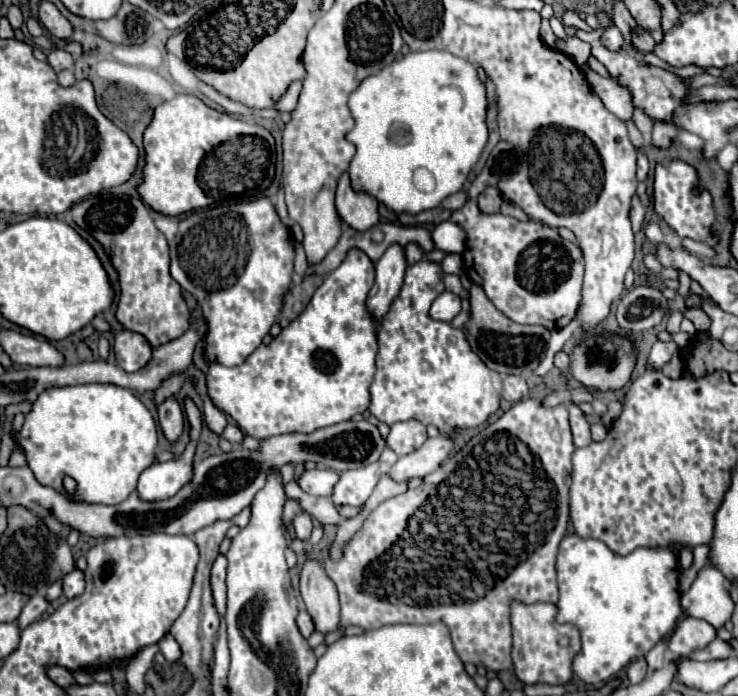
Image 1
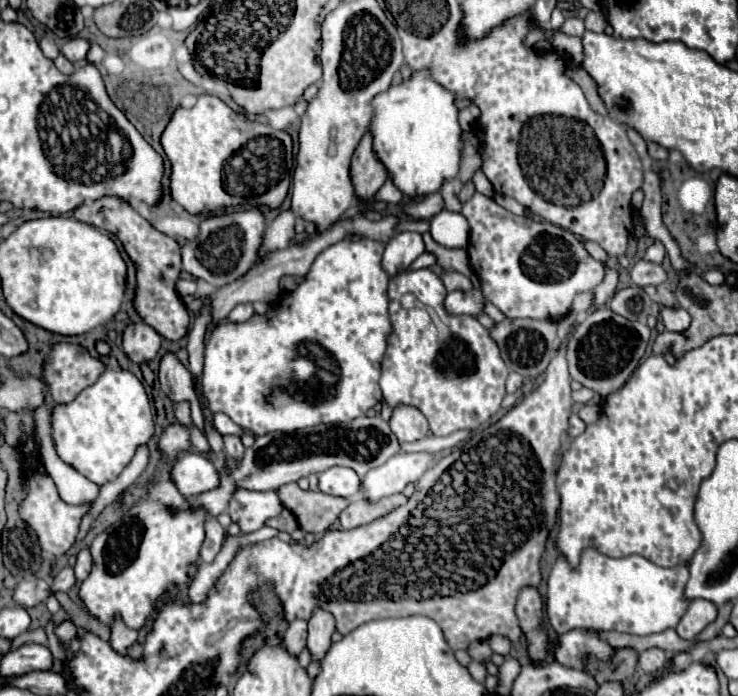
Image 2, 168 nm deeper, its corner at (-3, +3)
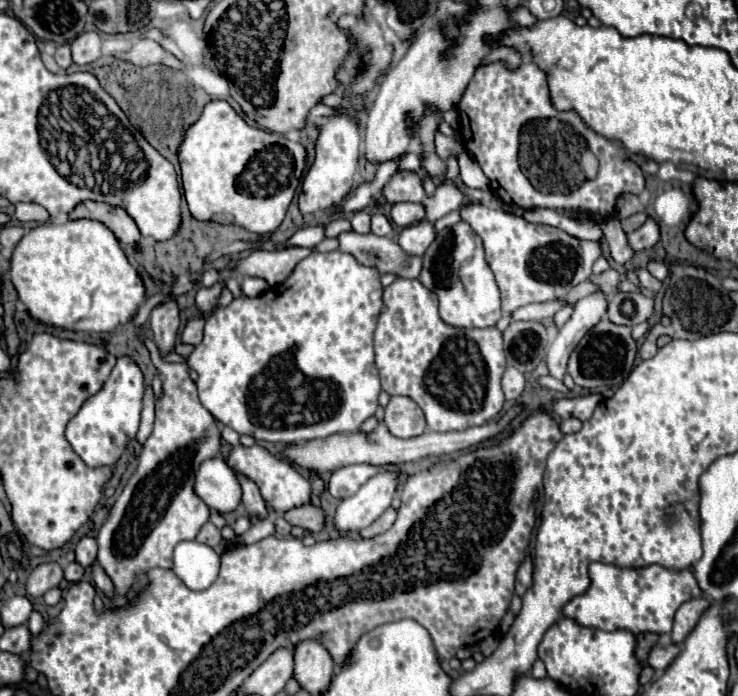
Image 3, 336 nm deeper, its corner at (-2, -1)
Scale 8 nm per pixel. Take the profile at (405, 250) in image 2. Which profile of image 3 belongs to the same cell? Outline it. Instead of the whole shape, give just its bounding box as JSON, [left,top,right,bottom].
[398,220,436,256]

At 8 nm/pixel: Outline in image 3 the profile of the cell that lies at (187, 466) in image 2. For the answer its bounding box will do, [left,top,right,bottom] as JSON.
[194,456,242,514]

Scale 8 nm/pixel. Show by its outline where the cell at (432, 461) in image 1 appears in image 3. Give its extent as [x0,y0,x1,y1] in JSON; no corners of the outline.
[334,472,402,534]

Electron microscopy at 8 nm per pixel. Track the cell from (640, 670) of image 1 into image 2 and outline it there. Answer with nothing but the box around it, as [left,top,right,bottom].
[639,648,667,674]

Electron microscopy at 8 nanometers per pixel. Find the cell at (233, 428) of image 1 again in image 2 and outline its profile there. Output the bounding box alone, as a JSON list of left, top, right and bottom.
[223,436,245,458]

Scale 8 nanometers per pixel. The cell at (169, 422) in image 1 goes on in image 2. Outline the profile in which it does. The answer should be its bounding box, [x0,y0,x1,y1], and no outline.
[159,354,205,436]

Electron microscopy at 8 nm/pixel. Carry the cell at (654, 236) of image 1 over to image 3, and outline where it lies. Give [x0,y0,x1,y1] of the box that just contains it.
[646,260,668,282]

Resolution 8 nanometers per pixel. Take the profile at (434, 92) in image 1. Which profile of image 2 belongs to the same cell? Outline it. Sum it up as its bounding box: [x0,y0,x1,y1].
[369,68,463,198]

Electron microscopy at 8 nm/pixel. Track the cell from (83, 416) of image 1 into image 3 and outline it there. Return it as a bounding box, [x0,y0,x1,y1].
[66,356,144,466]

